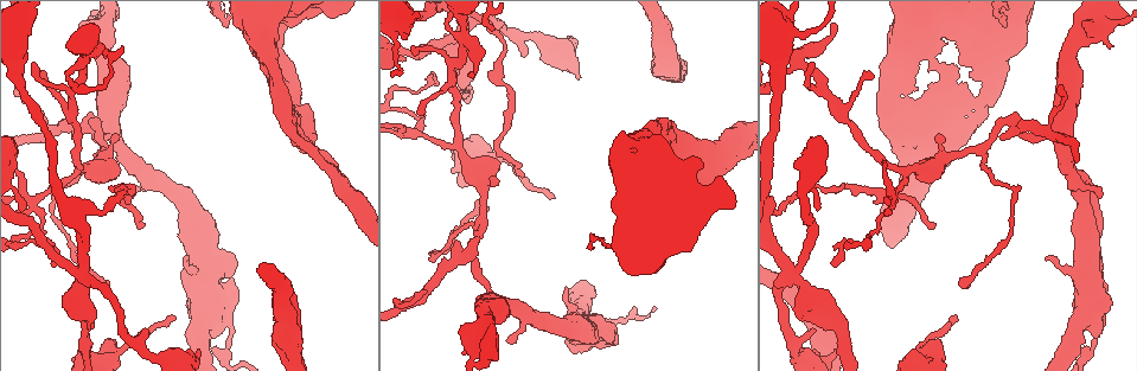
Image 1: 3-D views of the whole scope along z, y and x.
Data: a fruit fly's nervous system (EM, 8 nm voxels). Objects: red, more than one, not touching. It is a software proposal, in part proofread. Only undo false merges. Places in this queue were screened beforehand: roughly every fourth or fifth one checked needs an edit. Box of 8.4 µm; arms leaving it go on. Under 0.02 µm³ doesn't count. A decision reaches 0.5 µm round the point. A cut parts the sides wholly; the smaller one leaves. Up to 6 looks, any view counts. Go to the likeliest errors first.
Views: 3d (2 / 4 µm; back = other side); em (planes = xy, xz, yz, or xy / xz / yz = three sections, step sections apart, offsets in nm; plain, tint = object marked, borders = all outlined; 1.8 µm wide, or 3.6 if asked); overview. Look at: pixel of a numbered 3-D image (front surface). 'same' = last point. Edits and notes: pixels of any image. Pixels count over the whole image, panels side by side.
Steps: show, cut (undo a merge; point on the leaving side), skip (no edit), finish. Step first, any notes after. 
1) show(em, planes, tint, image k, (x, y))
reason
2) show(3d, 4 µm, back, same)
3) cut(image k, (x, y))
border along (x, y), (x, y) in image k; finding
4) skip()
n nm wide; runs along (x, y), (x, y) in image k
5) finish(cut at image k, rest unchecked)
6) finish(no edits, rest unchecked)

show(em, planes, tint, image 1, (785, 274))
looks like a crossing

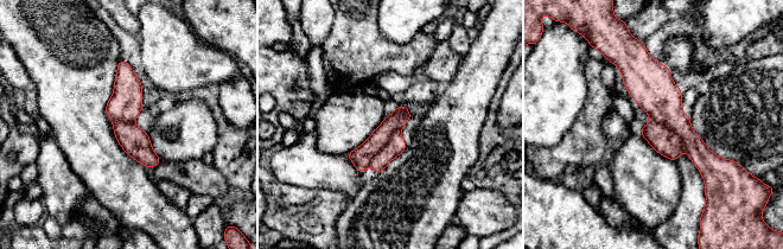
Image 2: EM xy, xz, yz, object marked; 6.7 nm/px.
cut(image 2, (361, 157))
border along (400, 131), (393, 133), (369, 165) in image 2; a second cell is stuck on

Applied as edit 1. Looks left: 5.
show(overview)

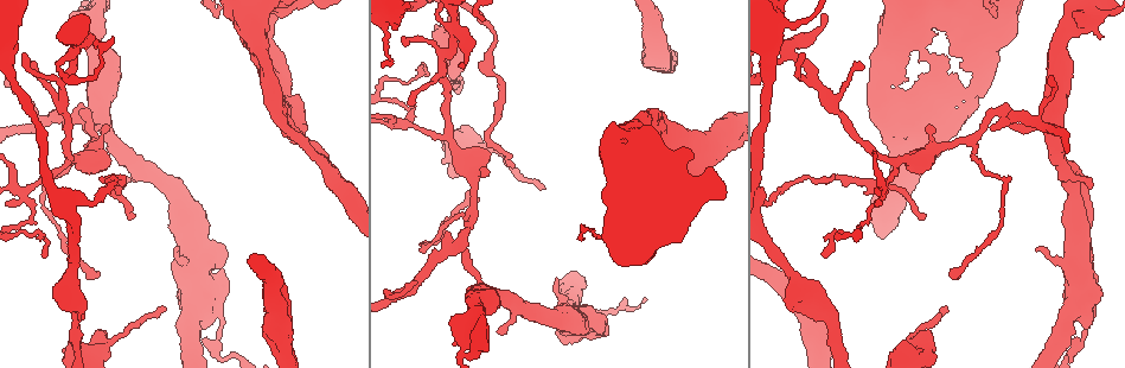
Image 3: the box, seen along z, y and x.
show(3d, 4 µm, image 3, (882, 193))
looks like a crossing

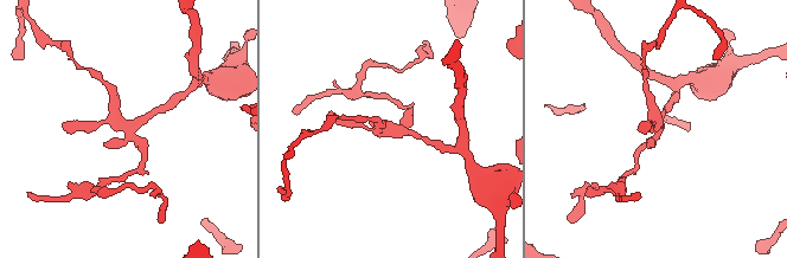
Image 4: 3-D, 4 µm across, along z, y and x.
show(em, yz, step 4, tint, image 4, (136, 127))
4 arms; shape alone is not enough

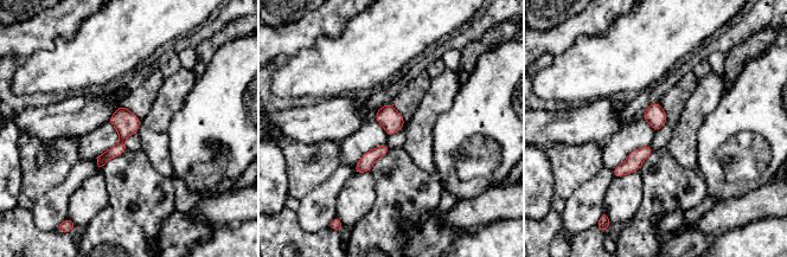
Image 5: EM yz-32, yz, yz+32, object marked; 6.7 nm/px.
show(em, planes, tint, same)

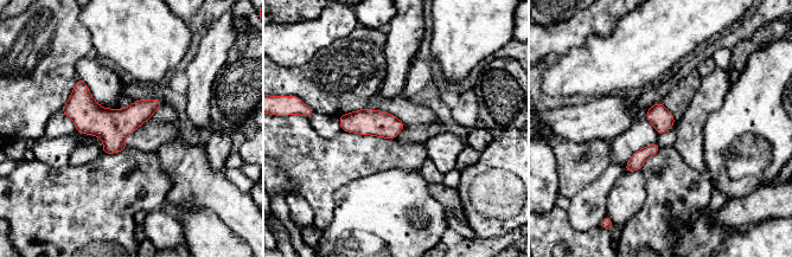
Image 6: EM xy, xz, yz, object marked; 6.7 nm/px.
skip()
150 nm wide; runs along (158, 103), (132, 117), (65, 109) in image 6; all the same cell

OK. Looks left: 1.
finish(cut at image 2, rest unchecked)

